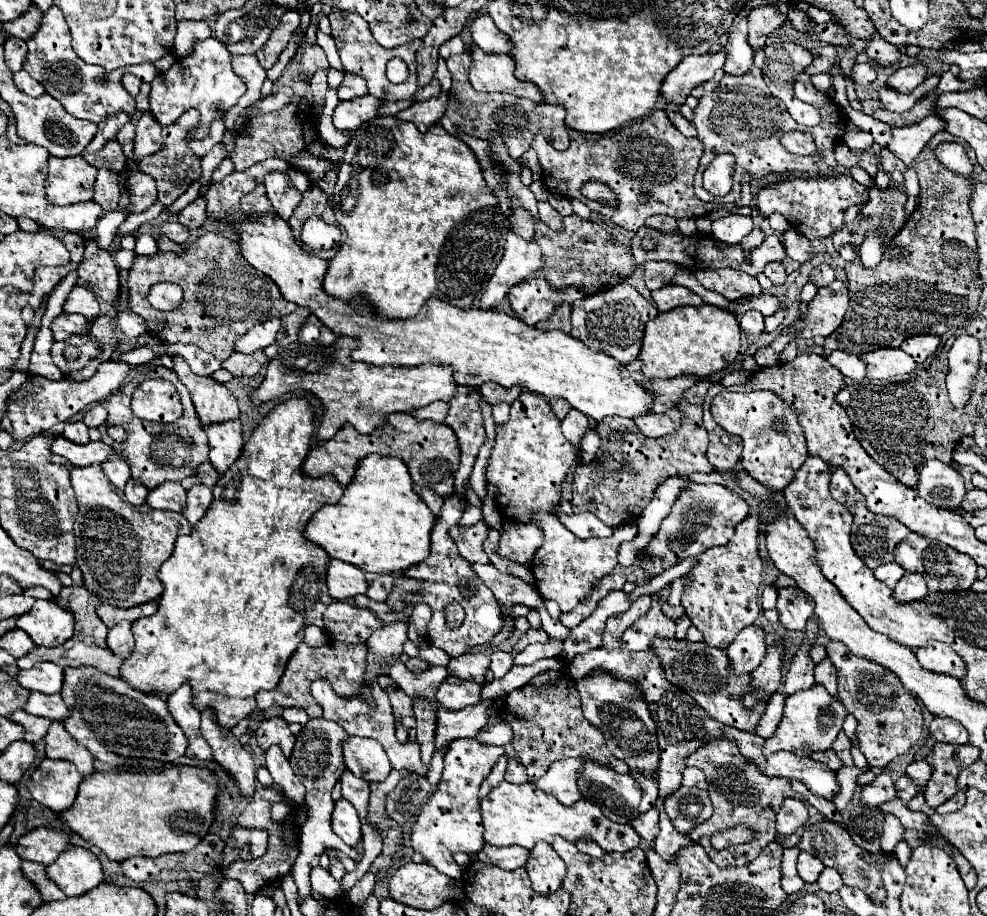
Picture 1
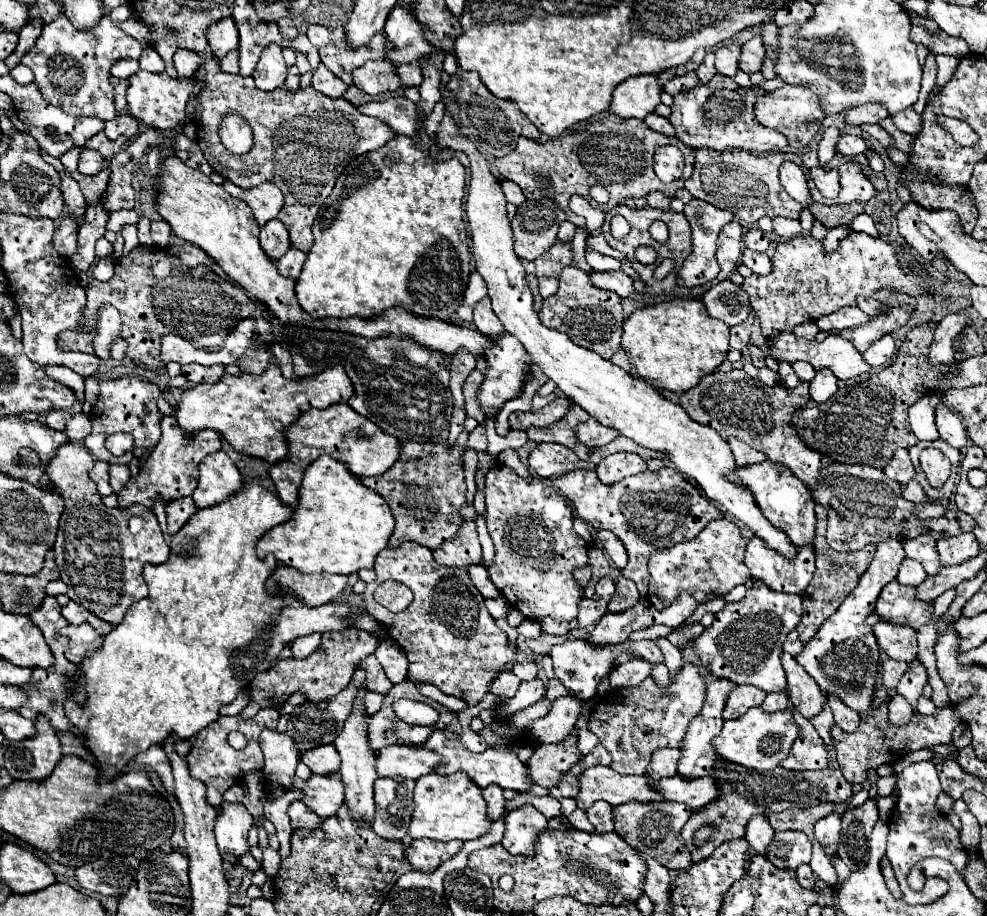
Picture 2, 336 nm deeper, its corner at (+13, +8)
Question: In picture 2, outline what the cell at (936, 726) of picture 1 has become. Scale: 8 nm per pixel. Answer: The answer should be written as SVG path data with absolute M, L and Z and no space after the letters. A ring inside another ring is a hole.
M888 704L878 706L872 710L868 716L862 716L862 722L856 732L846 734L842 732L838 725L832 728L832 738L836 744L836 760L842 768L844 778L850 784L858 784L866 780L866 770L868 768L878 768L880 764L894 764L898 762L904 754L926 746L934 744L950 744L952 742L952 732L960 724L960 718L956 716L956 710L952 706L938 708L932 716L912 716L912 720L906 726L892 726L888 722Z

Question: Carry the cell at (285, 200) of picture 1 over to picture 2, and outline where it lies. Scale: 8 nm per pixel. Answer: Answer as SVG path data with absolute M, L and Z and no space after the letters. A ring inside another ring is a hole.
M278 218L268 220L260 230L260 246L268 256L272 256L272 260L278 260L290 248L288 228Z

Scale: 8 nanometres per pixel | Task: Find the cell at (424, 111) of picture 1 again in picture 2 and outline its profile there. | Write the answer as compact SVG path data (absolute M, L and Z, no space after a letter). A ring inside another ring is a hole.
M216 58L204 62L204 82L206 88L200 92L202 112L198 114L196 122L196 140L208 164L214 168L214 172L240 188L252 188L264 180L274 182L284 194L284 206L278 218L288 226L292 246L304 252L308 252L314 244L312 224L316 212L330 196L344 166L352 160L352 156L376 150L396 136L386 122L358 112L344 98L332 100L322 92L316 92L312 86L298 88L296 92L286 90L286 86L272 92L262 92L254 86L250 76L224 76L224 72L218 70ZM230 112L240 114L254 132L254 146L242 156L228 152L218 134L222 118Z

